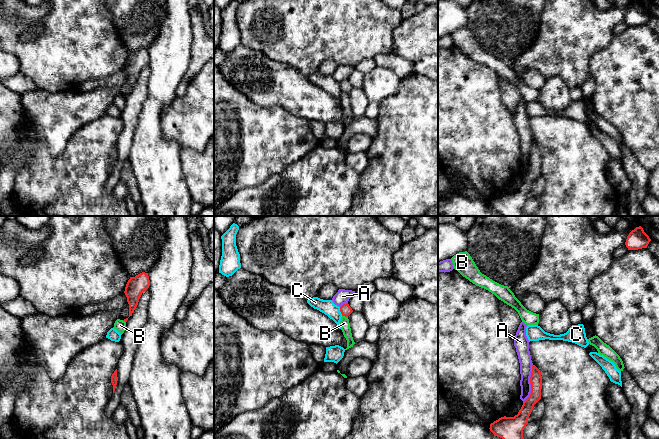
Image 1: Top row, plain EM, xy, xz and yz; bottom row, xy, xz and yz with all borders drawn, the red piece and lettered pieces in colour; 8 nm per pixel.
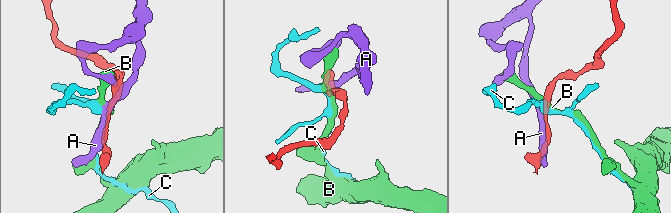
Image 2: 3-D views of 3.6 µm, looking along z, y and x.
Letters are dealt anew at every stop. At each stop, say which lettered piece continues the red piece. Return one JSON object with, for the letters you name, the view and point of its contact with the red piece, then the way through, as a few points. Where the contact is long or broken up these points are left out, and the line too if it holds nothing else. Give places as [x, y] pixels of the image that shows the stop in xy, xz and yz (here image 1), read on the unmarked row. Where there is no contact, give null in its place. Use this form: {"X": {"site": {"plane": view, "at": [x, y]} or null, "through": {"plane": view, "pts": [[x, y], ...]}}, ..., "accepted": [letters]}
{"accepted": []}

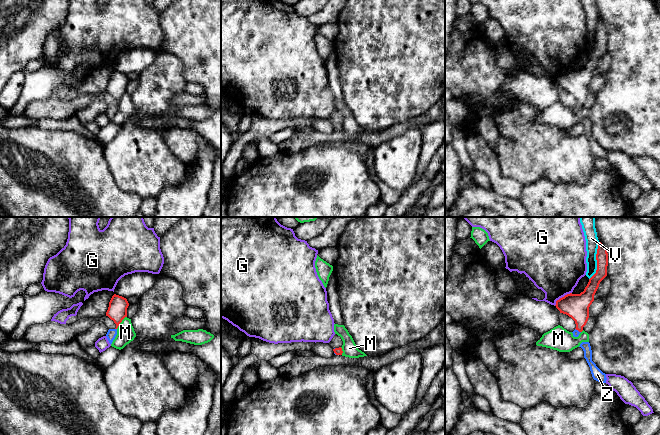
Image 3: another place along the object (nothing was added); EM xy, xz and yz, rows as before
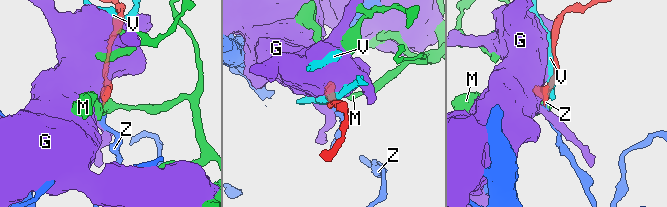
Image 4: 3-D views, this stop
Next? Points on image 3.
{"Z": {"site": {"plane": "yz", "at": [578, 106]}, "through": {"plane": "yz", "pts": [[576, 82], [579, 87], [578, 106], [576, 109]]}}, "accepted": ["Z"]}

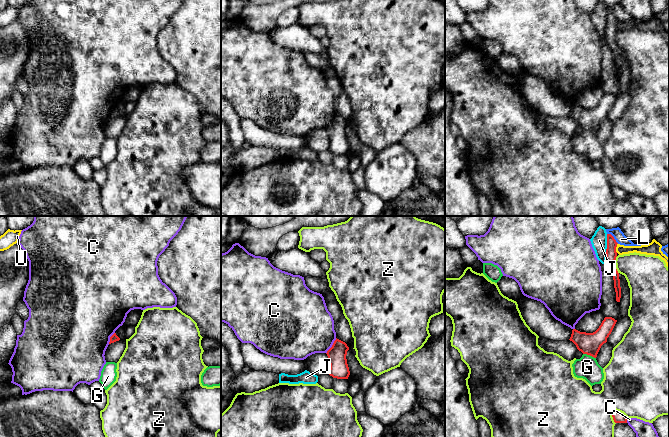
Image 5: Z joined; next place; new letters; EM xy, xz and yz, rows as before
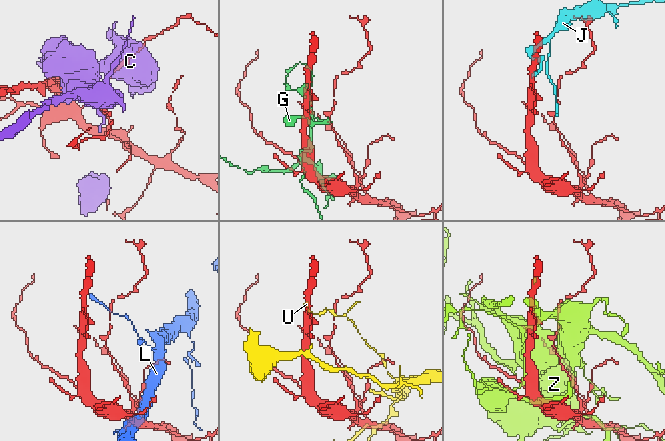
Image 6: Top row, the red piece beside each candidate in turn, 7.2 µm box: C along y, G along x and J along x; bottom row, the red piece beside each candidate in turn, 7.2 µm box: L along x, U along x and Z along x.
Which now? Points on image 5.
{"accepted": []}

